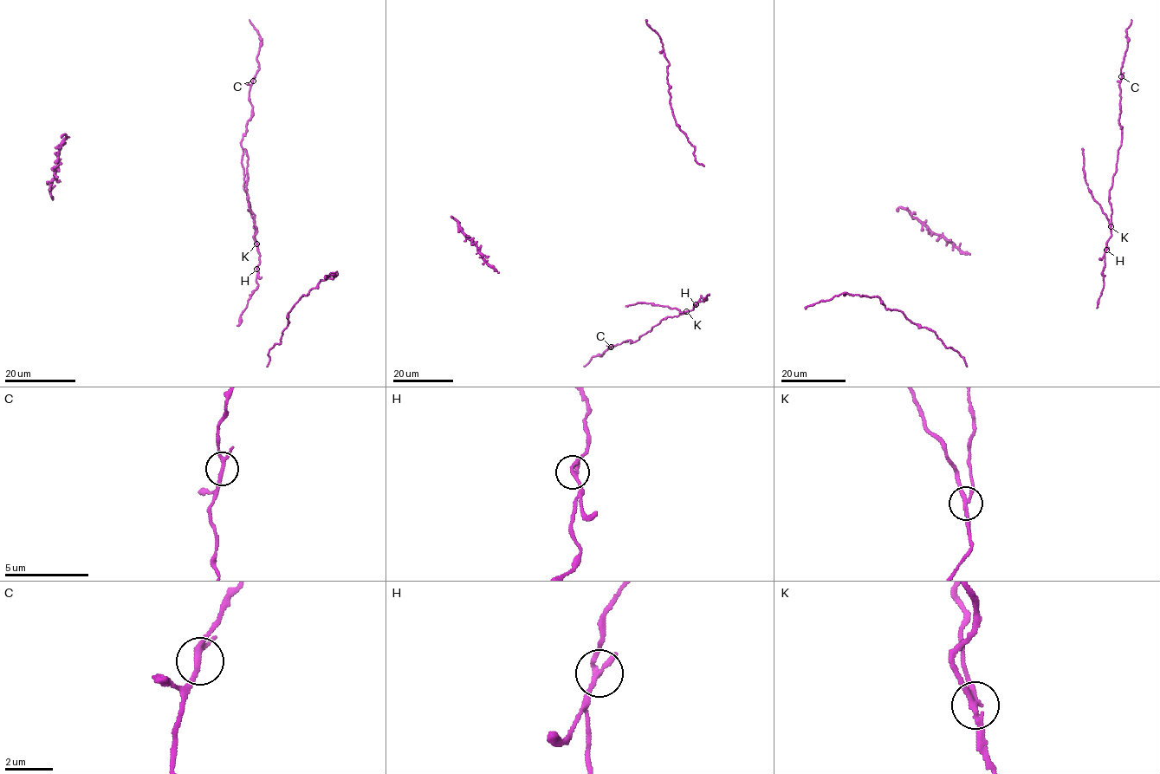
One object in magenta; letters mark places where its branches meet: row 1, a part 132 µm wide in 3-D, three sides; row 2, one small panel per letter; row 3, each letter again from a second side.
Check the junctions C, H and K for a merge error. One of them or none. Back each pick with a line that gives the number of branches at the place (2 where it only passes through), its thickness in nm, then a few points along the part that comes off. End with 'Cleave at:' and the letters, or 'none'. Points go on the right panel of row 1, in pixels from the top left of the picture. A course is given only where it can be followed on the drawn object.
K: branches 3; calibre 190 nm; course (1110, 227), (1106, 214), (1087, 187), (1082, 148)
Cleave at: K

